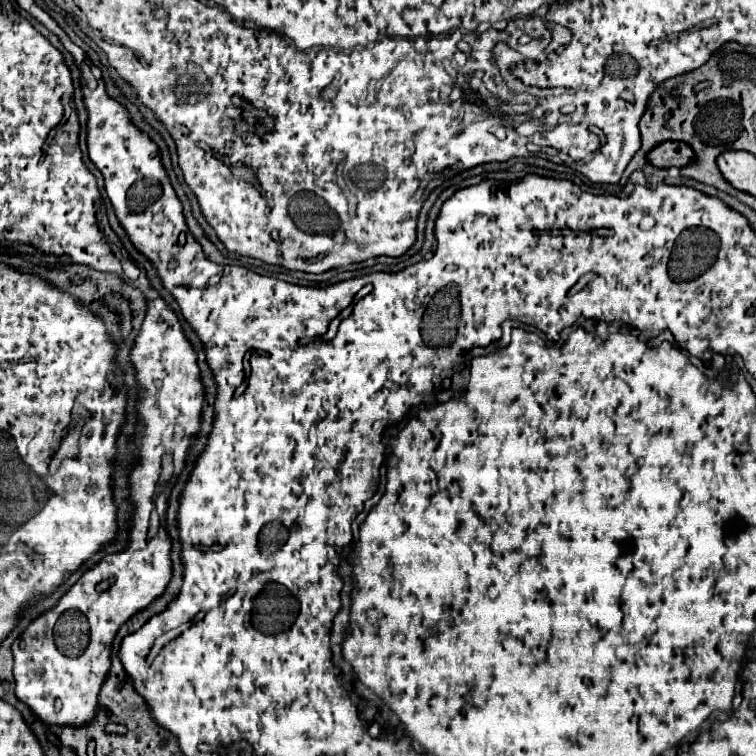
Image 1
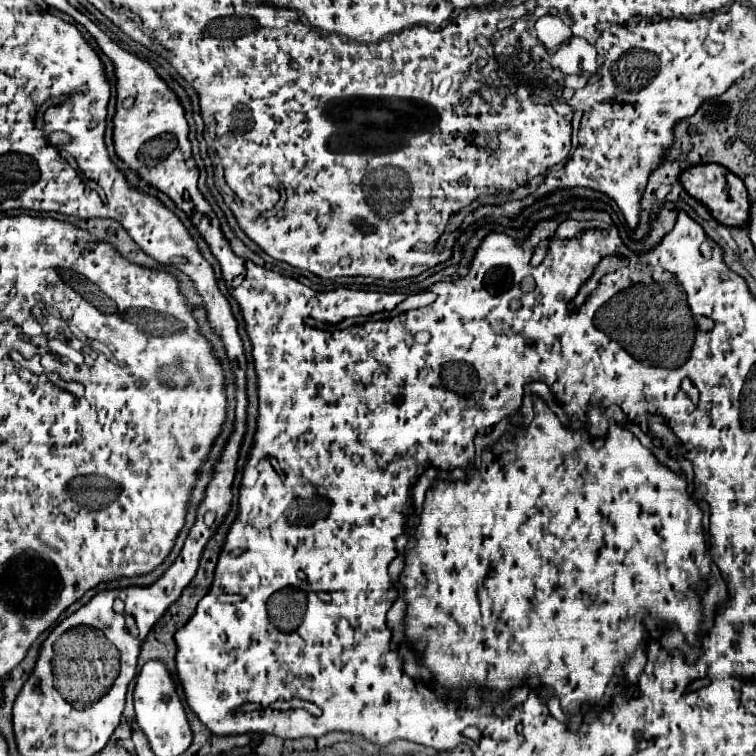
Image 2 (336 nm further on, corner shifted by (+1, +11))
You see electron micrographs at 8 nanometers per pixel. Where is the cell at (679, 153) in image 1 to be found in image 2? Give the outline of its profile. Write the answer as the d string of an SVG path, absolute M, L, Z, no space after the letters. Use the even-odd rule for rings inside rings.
M697 164L689 166L679 174L681 186L699 202L703 202L711 214L725 226L745 226L747 224L747 208L751 206L747 198L747 188L739 176L727 172L721 164Z

